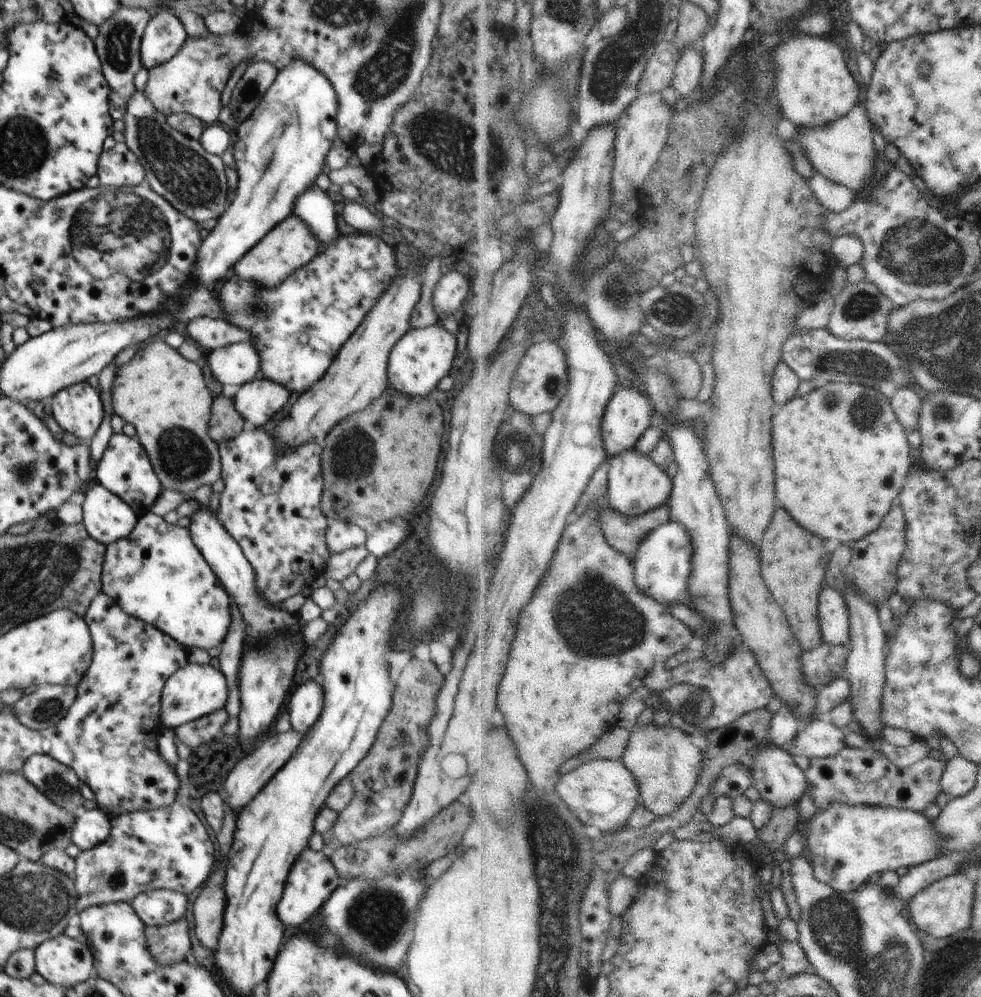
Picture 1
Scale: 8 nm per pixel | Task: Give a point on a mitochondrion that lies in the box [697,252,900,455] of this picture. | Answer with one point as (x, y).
(865, 414)

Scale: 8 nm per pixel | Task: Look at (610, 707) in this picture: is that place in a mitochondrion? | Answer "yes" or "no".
no

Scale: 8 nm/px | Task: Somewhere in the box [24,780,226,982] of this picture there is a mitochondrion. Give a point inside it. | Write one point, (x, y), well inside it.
(121, 967)

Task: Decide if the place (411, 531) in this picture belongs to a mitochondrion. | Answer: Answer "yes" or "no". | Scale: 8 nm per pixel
no

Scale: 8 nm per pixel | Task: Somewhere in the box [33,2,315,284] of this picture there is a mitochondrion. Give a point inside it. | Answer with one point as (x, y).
(138, 236)

